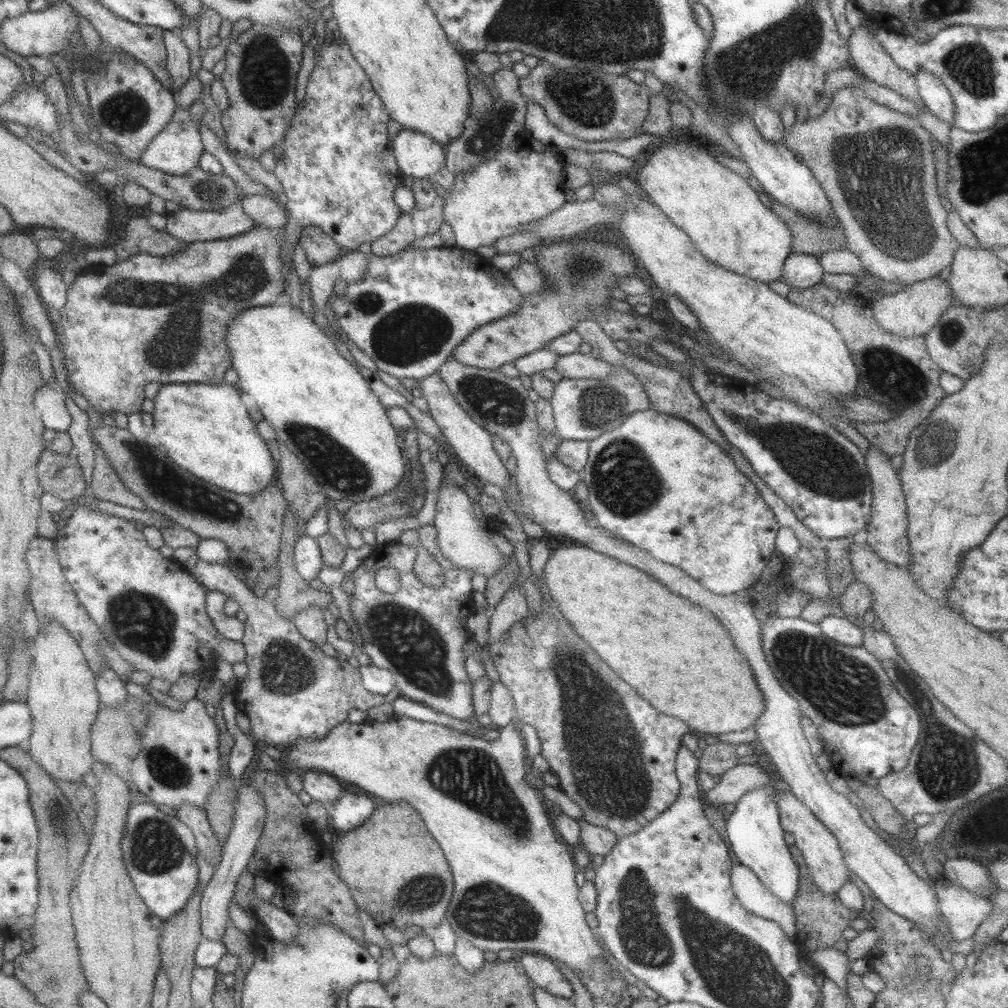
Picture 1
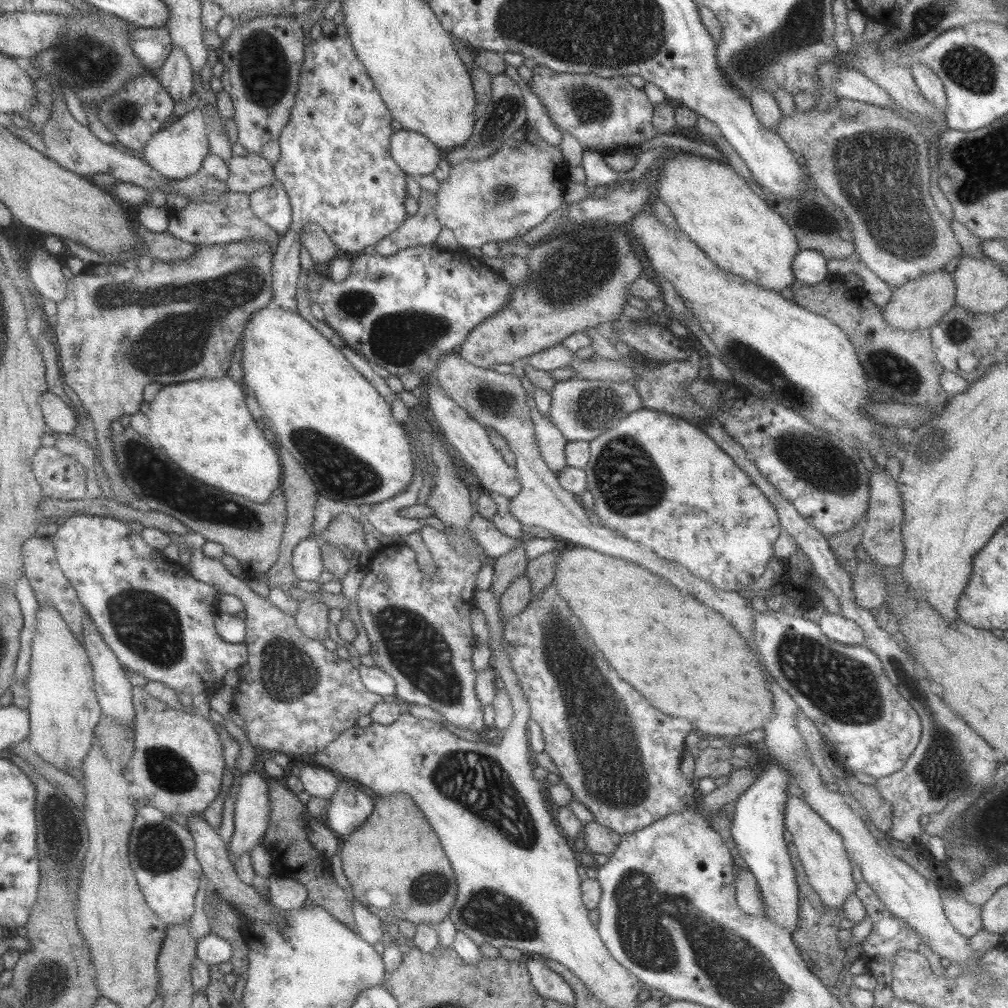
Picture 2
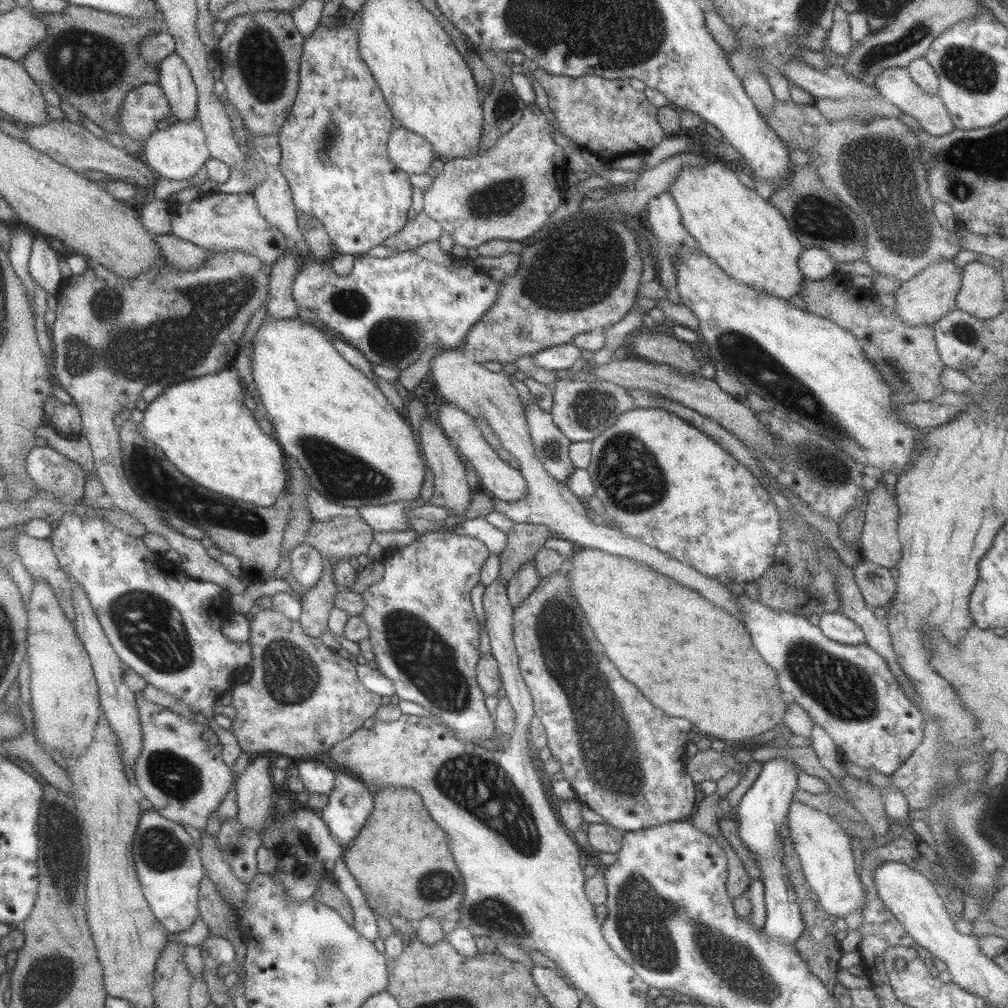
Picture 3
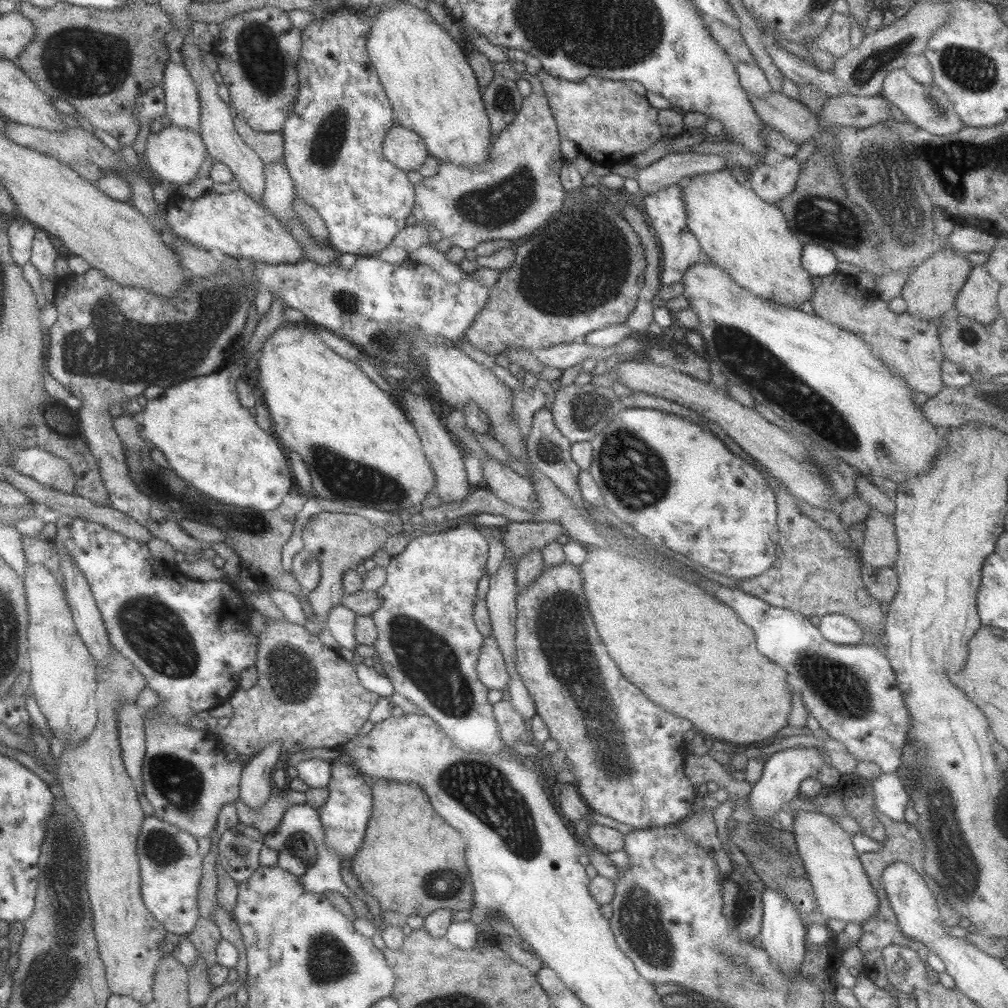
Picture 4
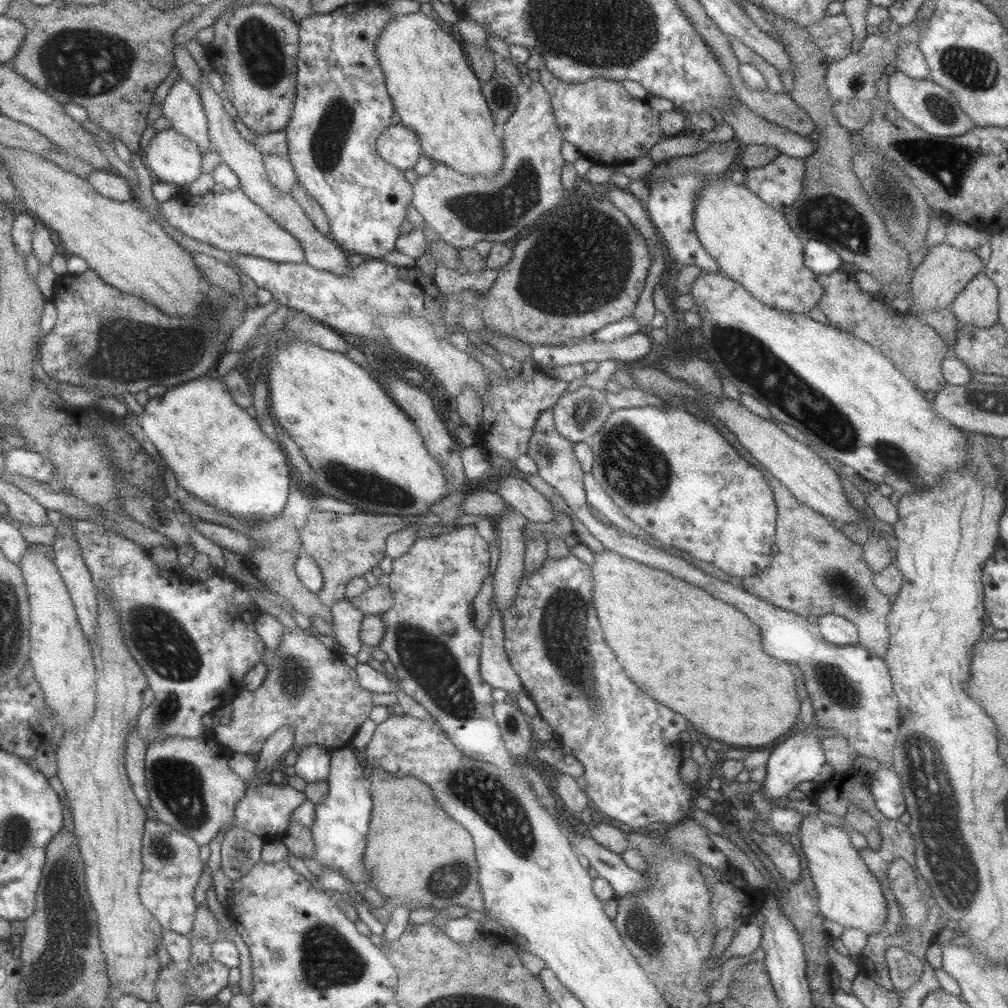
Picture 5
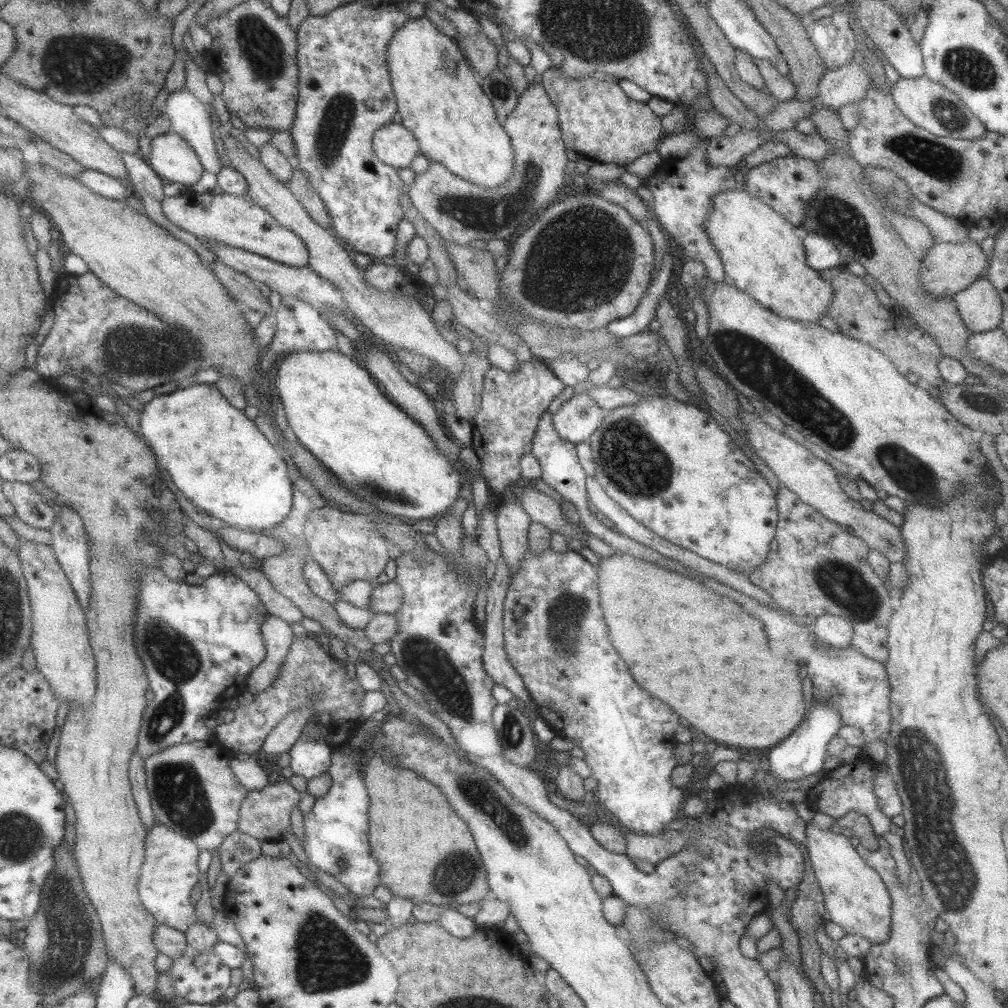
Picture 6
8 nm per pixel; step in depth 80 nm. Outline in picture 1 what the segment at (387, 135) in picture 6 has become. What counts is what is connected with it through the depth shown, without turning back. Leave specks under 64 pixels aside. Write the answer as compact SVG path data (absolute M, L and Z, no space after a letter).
M403 129L390 145L402 175L428 179L446 163L445 147L421 132Z

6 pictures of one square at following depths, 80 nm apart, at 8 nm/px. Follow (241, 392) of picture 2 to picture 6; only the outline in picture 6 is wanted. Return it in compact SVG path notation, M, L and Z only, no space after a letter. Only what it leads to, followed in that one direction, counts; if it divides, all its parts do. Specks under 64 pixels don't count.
M195 384L195 386L187 386L187 388L179 388L171 394L153 395L153 398L149 402L145 403L145 408L141 410L139 414L139 422L141 422L141 434L145 436L149 448L155 452L157 460L161 462L161 466L169 472L173 484L177 486L177 490L189 500L193 502L197 508L201 508L201 512L204 512L217 524L225 524L231 527L245 530L260 531L261 529L268 529L275 526L277 523L281 523L286 514L291 508L291 485L289 476L287 475L287 466L282 459L282 455L274 448L265 436L257 430L257 426L249 418L245 417L243 410L233 408L215 386L208 384Z

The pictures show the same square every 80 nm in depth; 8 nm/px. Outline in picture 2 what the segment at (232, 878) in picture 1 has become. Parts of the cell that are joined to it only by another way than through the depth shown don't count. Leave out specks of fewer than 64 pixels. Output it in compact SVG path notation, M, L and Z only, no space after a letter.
M258 763L252 770L243 773L240 779L238 793L236 794L233 813L233 832L231 833L226 855L231 865L235 869L235 859L243 852L249 852L260 844L263 833L266 832L270 819L270 804L267 796L266 773L261 769Z

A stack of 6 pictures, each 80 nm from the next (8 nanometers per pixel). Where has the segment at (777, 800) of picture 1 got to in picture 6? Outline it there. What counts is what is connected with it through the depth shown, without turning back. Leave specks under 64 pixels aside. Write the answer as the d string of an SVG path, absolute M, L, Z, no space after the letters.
M811 820L806 822L804 838L811 869L823 895L825 918L839 925L847 934L858 934L870 940L874 946L884 943L890 931L891 899L881 877L863 862L862 851L851 846L847 833L833 827L821 830Z

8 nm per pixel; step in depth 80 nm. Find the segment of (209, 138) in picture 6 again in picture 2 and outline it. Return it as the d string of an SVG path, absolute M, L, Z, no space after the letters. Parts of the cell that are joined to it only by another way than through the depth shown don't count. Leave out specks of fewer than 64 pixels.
M171 43L168 57L156 76L173 102L185 101L191 96L194 91L191 72L192 68L186 52Z

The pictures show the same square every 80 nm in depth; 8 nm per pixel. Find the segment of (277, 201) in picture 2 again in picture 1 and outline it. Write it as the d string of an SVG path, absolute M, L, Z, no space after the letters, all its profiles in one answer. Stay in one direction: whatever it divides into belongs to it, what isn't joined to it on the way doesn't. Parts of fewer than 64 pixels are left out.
M264 194L243 196L240 200L242 211L253 221L274 231L285 225L288 218L285 211Z

